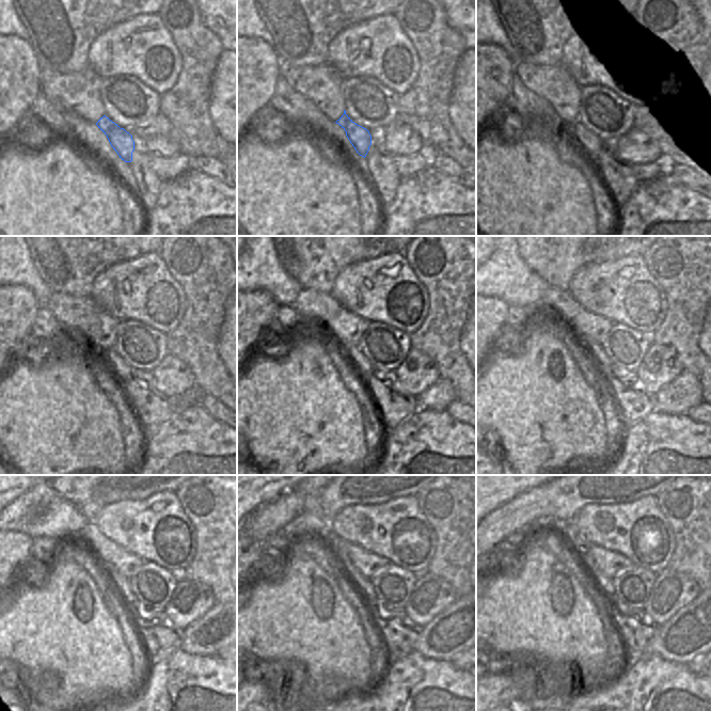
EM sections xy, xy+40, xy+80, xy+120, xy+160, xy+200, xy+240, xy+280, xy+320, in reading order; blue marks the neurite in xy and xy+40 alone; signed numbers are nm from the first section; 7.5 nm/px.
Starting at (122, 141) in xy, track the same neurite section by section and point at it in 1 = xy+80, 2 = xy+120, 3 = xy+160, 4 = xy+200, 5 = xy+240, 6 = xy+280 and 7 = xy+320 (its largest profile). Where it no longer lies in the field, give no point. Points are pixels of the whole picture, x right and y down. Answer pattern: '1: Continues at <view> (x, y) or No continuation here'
1: Continues at xy+80 (583, 119)
2: Continues at xy+120 (124, 373)
3: Continues at xy+160 (361, 364)
4: Continues at xy+200 (595, 350)
5: Continues at xy+240 (121, 584)
6: Continues at xy+280 (364, 585)
7: Continues at xy+320 (603, 583).

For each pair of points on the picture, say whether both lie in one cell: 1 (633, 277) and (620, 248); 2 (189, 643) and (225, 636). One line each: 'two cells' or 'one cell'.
1: two cells
2: one cell

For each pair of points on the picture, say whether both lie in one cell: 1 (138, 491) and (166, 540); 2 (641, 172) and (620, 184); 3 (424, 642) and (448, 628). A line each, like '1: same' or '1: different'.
1: different
2: different
3: same

